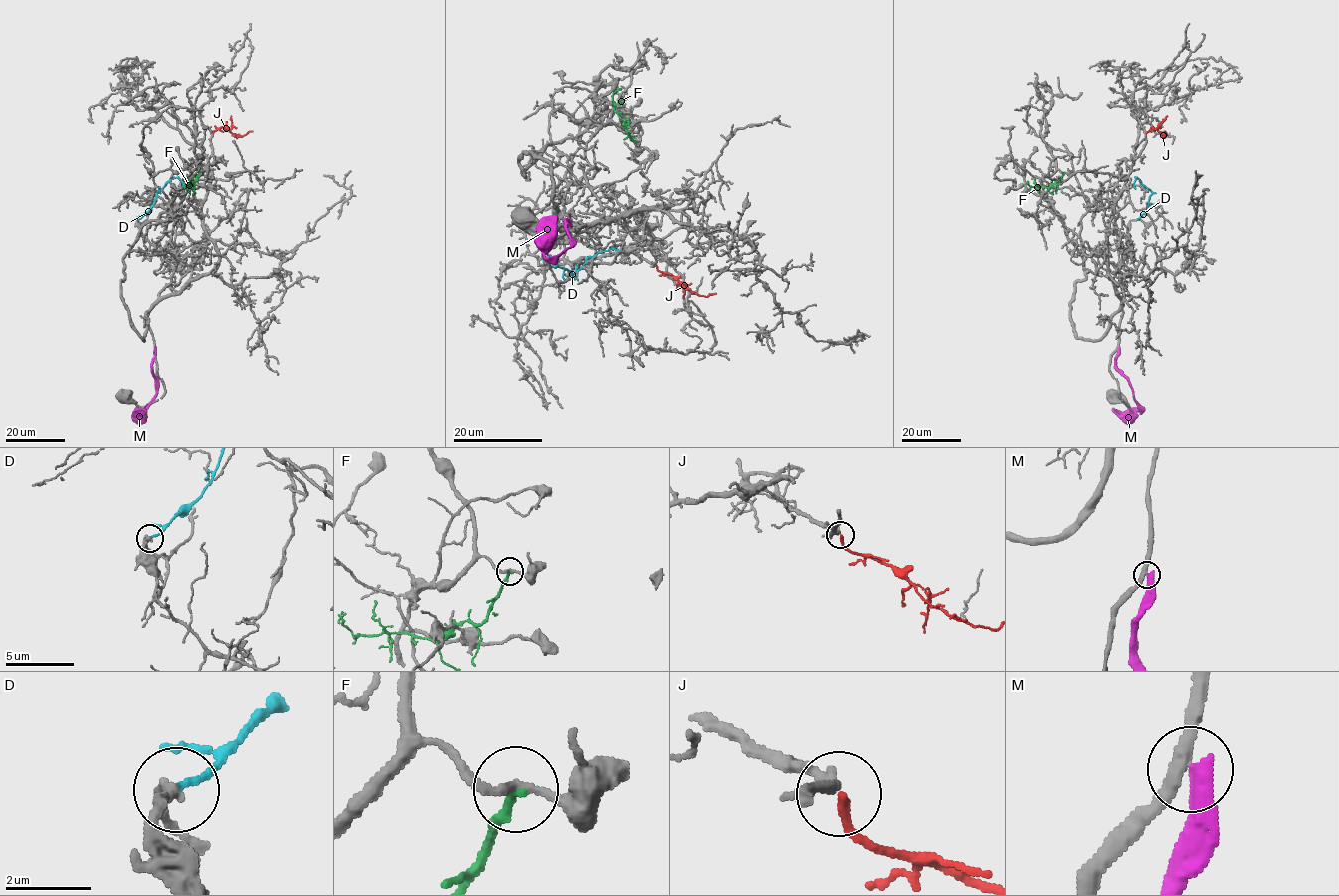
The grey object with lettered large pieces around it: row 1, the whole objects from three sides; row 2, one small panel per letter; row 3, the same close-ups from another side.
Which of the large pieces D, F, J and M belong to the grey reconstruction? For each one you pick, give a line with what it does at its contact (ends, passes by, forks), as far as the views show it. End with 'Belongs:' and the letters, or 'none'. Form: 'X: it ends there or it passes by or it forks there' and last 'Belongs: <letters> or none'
J: it ends there
Belongs: J

